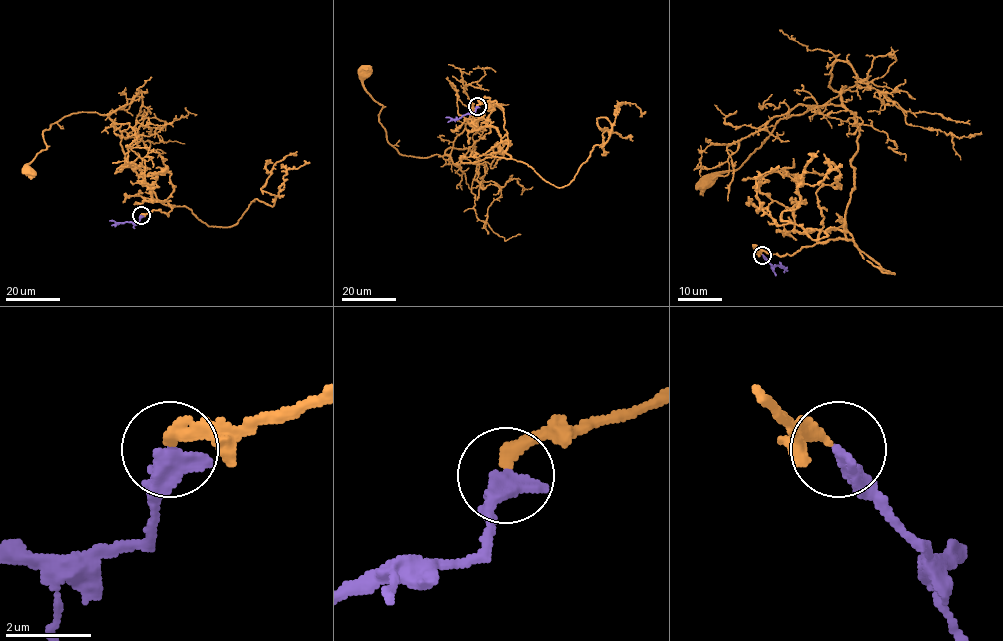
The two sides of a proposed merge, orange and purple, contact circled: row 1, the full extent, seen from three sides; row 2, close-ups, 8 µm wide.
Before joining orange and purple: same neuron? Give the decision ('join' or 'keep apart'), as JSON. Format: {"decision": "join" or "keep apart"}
{"decision": "join"}

